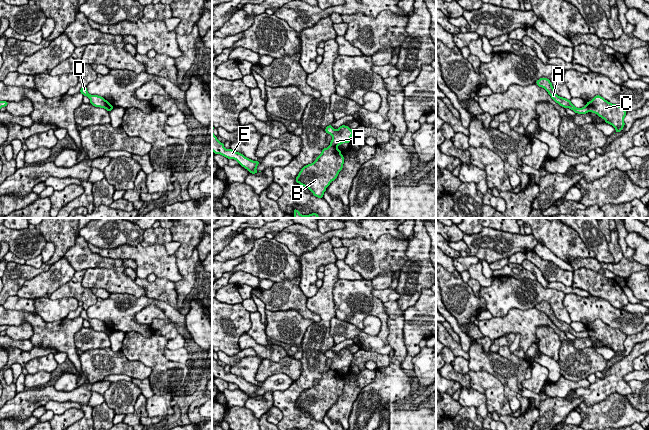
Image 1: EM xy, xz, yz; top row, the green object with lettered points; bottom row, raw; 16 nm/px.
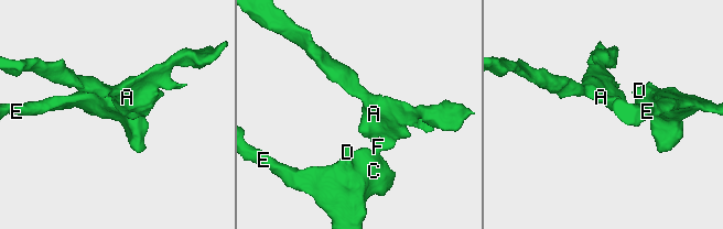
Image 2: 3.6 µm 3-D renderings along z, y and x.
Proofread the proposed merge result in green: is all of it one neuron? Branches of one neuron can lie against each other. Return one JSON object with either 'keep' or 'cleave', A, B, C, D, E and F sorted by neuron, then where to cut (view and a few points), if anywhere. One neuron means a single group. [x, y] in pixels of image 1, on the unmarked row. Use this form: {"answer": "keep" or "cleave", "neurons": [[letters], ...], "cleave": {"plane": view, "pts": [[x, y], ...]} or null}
{"answer": "cleave", "neurons": [["A", "F"], ["B", "C", "D", "E"]], "cleave": {"plane": "xz", "pts": [[330, 368], [336, 371]]}}

